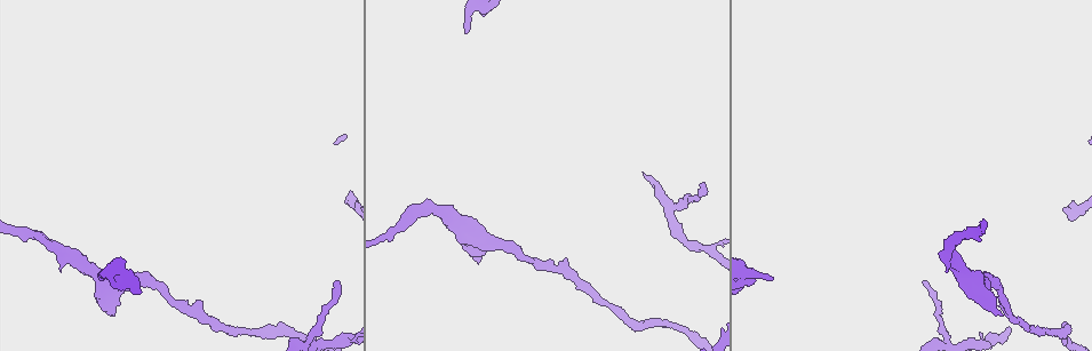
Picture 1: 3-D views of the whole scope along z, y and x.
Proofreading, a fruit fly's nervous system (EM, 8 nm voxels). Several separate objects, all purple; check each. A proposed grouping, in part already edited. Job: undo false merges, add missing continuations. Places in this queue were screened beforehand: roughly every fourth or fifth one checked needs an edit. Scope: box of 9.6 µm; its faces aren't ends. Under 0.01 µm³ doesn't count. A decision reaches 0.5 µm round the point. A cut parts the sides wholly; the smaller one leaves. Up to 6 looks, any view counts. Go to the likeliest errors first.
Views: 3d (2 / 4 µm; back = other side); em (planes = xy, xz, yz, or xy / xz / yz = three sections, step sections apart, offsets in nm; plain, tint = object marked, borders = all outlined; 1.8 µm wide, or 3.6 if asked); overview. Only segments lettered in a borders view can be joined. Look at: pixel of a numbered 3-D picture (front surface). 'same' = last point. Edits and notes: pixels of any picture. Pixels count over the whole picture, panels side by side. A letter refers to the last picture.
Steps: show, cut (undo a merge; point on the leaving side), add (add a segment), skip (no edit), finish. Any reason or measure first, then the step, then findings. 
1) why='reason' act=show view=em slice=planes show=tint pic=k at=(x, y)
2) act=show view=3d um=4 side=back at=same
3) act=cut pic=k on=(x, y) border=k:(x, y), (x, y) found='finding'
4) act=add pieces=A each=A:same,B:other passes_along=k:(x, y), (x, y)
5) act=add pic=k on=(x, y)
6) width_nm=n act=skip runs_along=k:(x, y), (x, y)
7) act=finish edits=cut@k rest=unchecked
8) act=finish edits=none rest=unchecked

why='branch stops here' act=show view=em slice=xz step=4 show=plain pic=1 at=(465, 31)

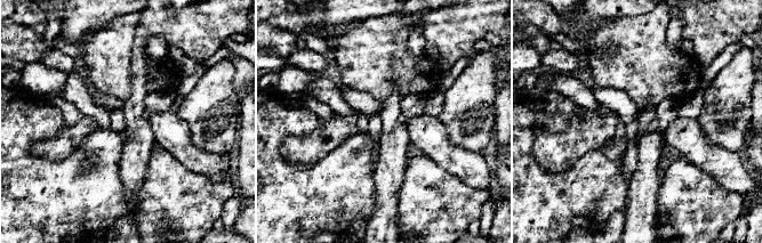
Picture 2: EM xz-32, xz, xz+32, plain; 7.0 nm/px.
why='with the object marked' act=show view=em slice=xz step=4 show=tint at=same

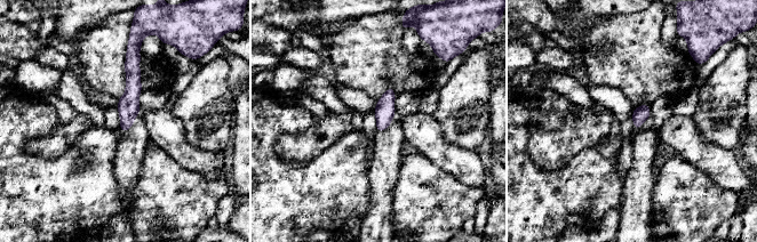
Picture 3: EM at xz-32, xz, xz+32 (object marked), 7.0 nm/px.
act=show view=em slice=xz step=4 show=borders at=same

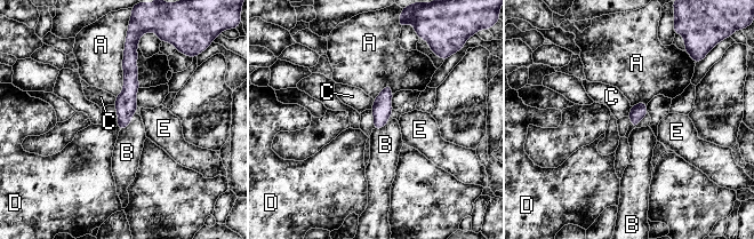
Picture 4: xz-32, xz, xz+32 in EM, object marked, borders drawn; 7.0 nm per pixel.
longest_contact=A:400nm act=add pieces=B each=A:other,B:same,C:other,D:other,E:other passes_along=4:(126, 104), (129, 122), (127, 152) found='it goes on there'

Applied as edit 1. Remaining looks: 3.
why='branch stops here' act=show view=3d um=4 pic=1 at=(335, 281)

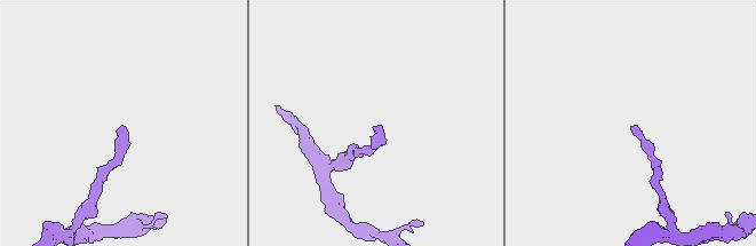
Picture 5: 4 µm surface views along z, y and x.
act=show view=em slice=planes show=borders pic=5 at=(382, 126)

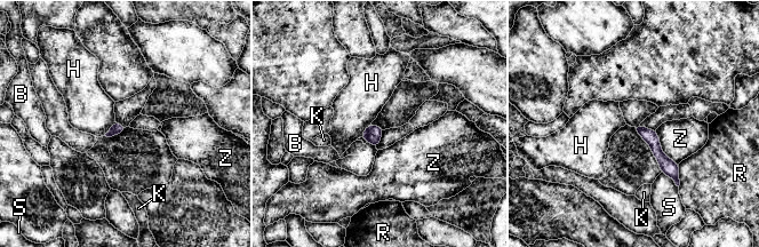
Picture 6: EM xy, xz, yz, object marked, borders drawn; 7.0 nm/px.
act=skip each=B:other,H:other,K:other,R:other,S:other,Z:other border=6:(116, 122), (103, 135) found='no lettered segment goes on from it'

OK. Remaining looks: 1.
act=finish edits=add@4 rest=unchecked

